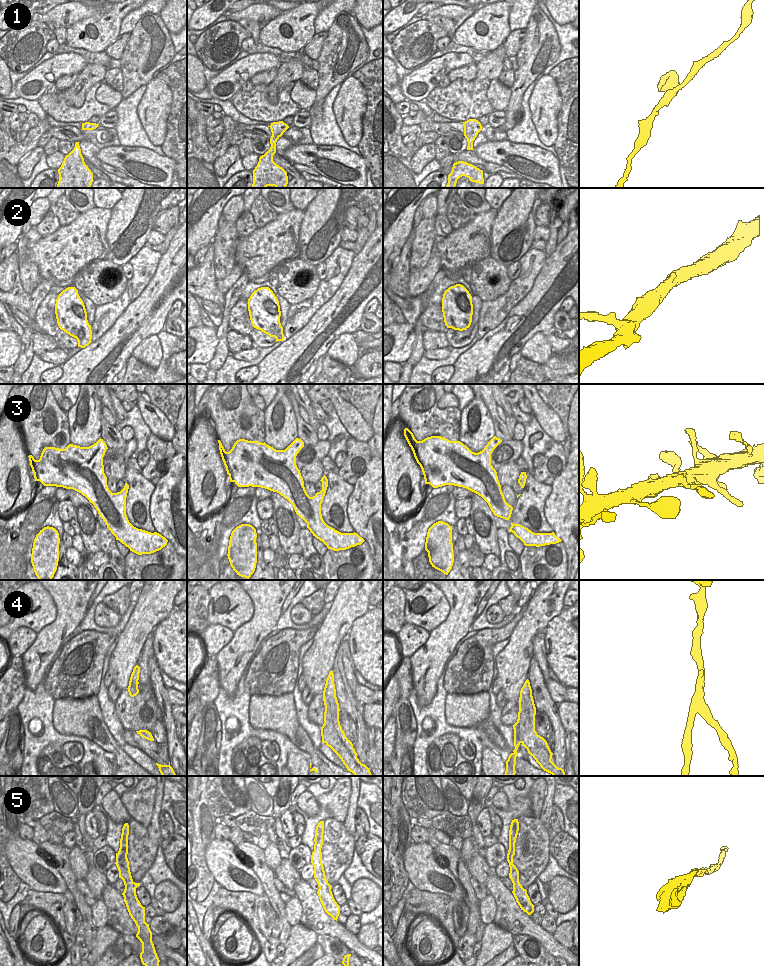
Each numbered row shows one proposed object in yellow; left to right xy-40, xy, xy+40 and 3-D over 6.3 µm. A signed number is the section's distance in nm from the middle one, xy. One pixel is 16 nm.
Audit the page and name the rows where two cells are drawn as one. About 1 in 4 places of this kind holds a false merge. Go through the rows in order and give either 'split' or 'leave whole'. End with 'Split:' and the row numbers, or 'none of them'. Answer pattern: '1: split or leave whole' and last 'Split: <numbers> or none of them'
1: leave whole
2: leave whole
3: leave whole
4: split
5: leave whole
Split: 4

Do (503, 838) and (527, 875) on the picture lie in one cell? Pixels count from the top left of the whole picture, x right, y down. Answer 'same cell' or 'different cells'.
different cells

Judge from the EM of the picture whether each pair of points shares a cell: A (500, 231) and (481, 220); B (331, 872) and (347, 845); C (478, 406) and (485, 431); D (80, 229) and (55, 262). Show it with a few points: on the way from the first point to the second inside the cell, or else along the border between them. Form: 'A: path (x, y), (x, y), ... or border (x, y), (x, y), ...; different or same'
A: border (497, 210), (491, 229), (490, 250); different
B: path (334, 865), (336, 857), (340, 852); same
C: path (480, 412), (481, 425); same
D: path (73, 237), (72, 245), (63, 254); same

